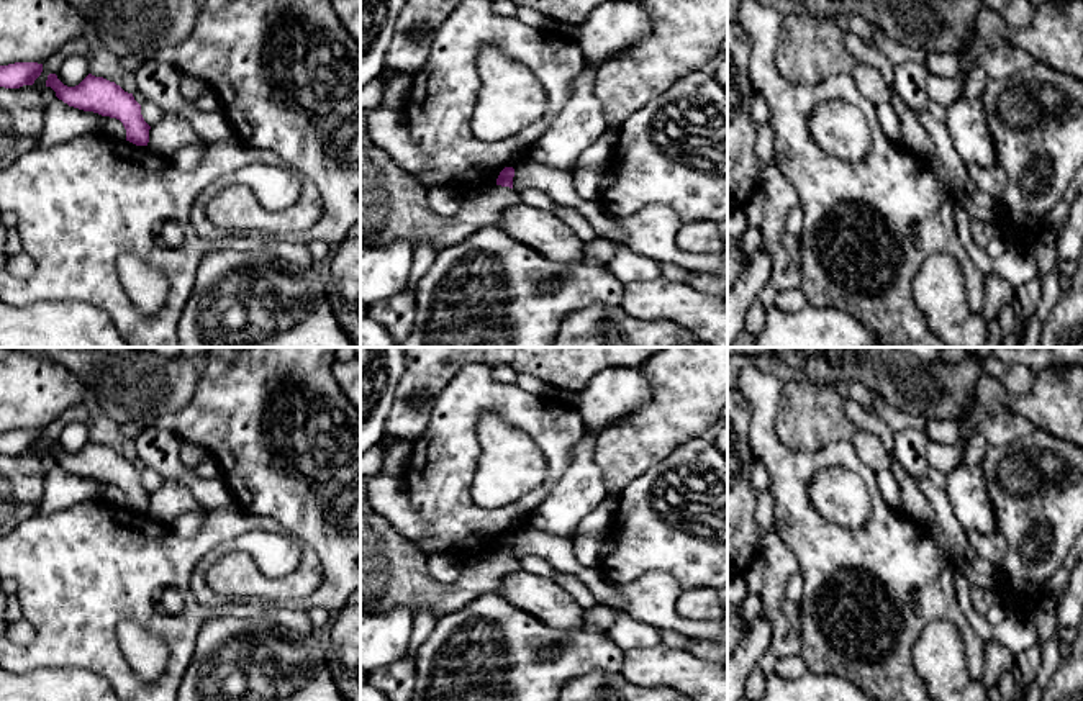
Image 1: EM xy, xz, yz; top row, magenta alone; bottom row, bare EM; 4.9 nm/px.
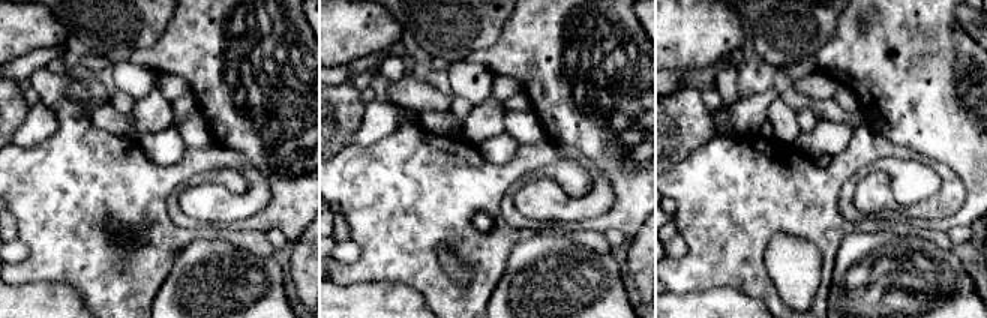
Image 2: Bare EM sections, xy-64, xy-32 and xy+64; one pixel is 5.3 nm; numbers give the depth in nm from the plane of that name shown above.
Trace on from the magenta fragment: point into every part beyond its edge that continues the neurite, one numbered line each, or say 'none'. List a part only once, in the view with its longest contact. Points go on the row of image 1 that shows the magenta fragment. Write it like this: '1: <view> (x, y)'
none

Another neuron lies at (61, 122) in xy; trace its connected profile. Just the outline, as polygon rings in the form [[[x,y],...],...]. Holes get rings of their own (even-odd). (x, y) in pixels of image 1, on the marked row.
[[[56,98],[46,105],[44,128],[38,139],[38,149],[52,147],[85,133],[103,131],[103,118],[98,113],[69,106]]]

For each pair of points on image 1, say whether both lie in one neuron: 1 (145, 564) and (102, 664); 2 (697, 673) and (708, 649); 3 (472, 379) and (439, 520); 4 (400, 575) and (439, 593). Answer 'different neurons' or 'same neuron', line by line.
1: same neuron
2: different neurons
3: same neuron
4: same neuron

